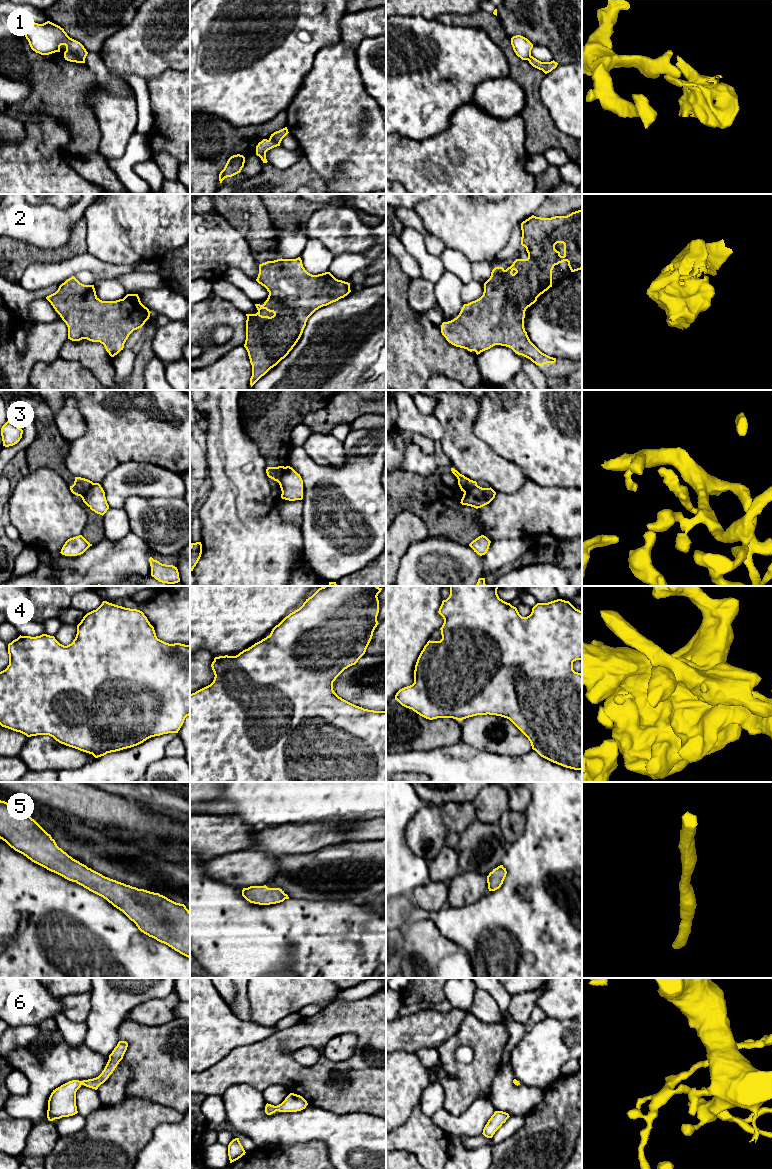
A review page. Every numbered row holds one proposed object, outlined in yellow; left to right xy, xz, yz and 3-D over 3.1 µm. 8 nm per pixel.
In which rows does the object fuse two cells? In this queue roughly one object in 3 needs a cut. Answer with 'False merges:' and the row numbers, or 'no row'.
False merges: 1, 3

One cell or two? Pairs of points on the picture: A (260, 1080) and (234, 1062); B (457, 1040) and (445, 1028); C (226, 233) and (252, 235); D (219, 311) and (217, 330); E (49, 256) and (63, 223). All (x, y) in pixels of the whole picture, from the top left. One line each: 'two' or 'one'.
A: one
B: two
C: two
D: two
E: two

